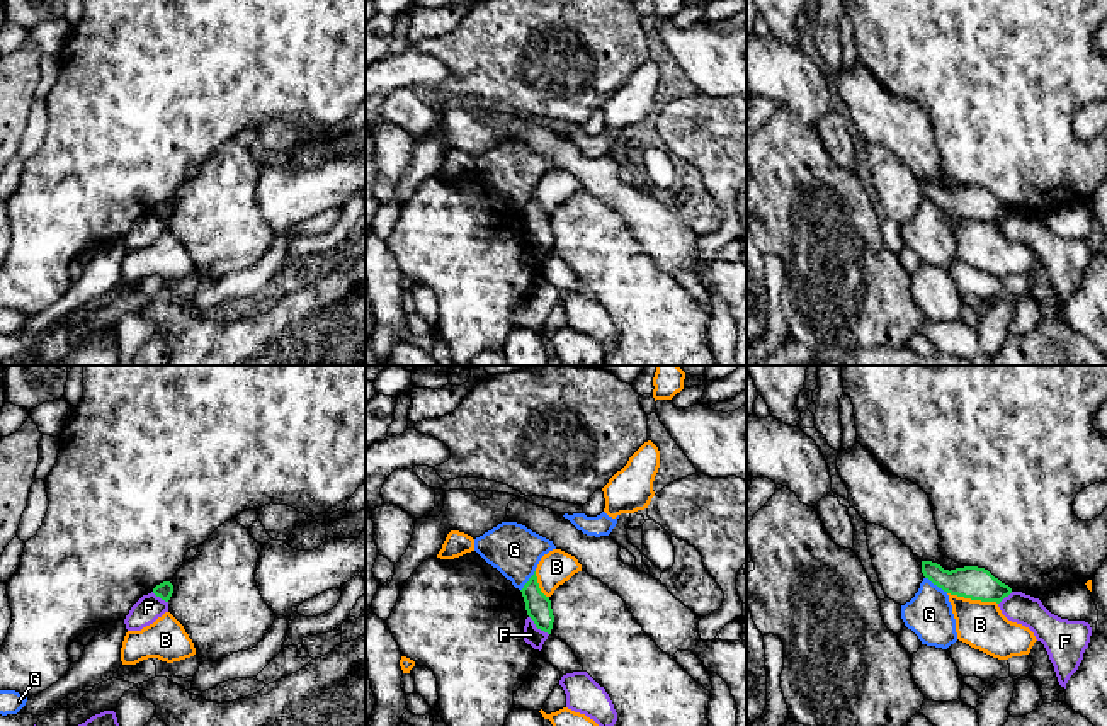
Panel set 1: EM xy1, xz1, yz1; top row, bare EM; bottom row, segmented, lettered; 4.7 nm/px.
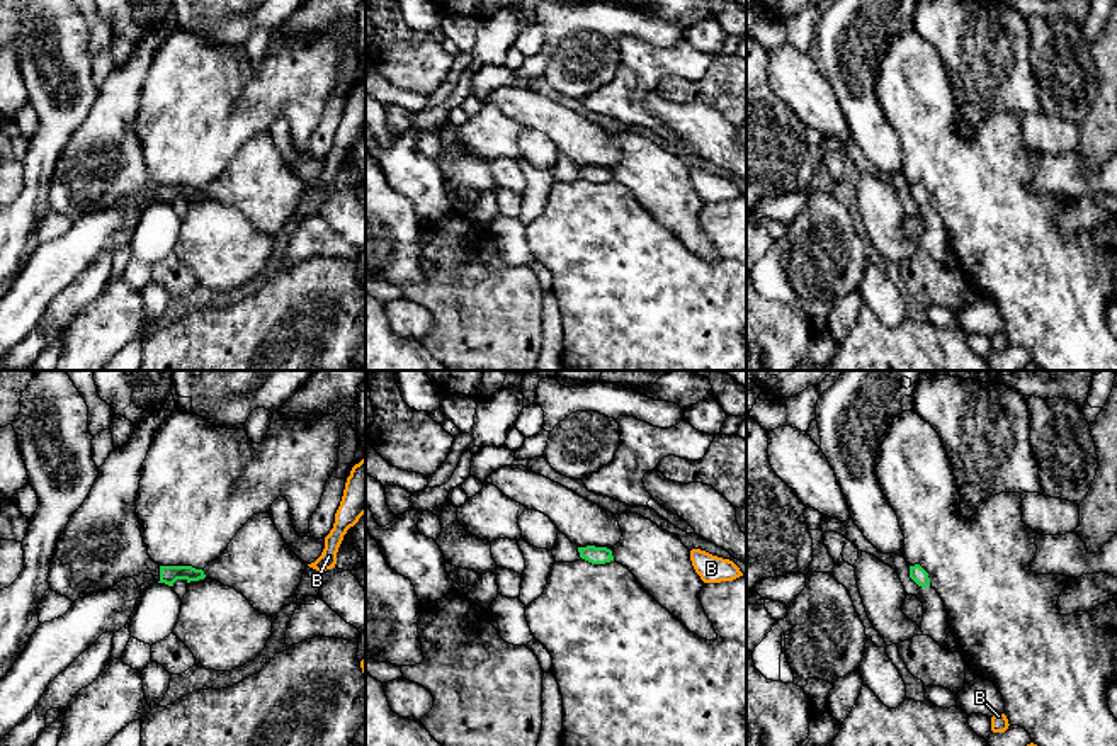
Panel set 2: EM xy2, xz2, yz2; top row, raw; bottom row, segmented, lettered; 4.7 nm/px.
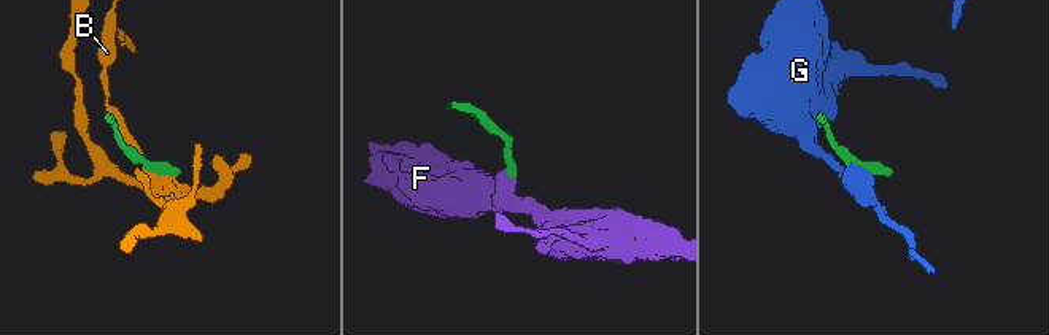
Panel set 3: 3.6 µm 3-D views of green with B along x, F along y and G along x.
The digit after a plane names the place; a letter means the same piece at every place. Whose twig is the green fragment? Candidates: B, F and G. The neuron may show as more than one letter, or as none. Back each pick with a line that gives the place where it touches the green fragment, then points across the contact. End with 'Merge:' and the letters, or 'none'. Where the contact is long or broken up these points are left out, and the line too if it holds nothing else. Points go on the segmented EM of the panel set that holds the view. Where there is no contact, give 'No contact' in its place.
Merge: none

